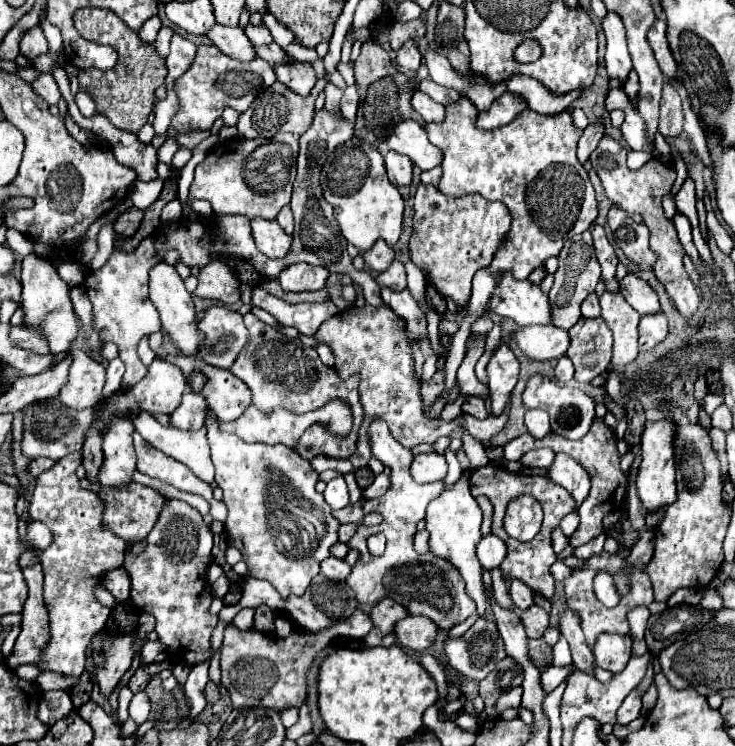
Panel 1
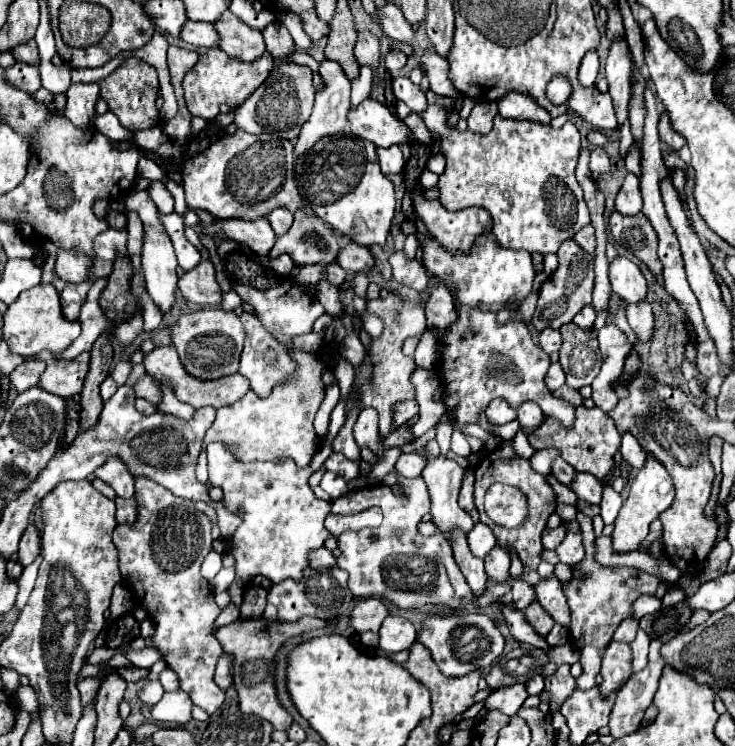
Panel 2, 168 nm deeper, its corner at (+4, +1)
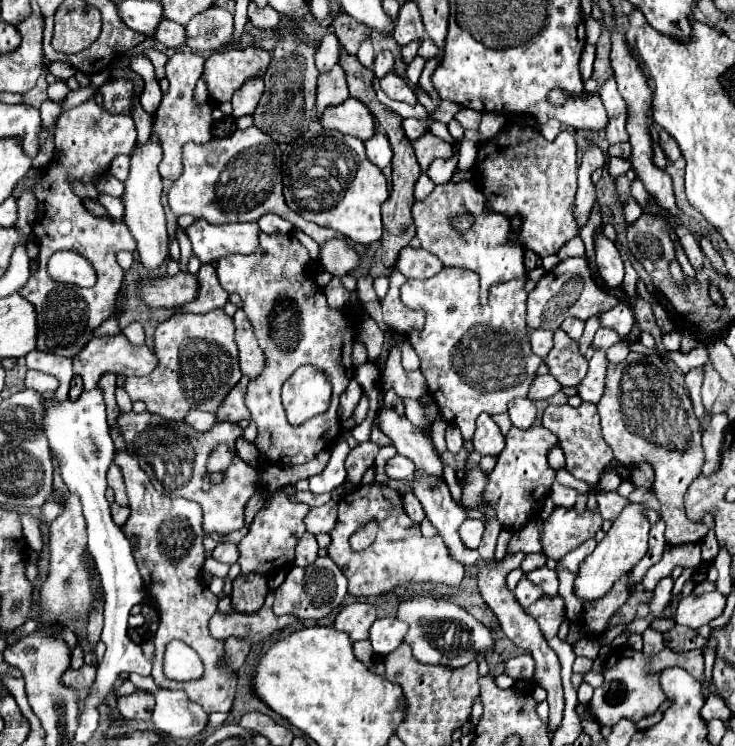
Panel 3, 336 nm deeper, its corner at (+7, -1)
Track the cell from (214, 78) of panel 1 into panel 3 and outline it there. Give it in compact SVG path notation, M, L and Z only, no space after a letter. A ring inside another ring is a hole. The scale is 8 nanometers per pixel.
M243 47L243 49L225 49L215 51L205 61L203 79L209 87L209 97L227 103L233 93L255 75L263 75L271 55L259 47Z

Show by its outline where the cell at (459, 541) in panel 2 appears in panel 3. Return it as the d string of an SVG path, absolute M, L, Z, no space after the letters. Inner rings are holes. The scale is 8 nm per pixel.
M413 475L411 493L419 499L427 519L445 539L451 555L463 565L473 565L479 559L479 553L467 549L457 533L459 525L467 519L467 513L457 501L453 501L445 479L443 483L435 483L435 479L427 479L427 475Z

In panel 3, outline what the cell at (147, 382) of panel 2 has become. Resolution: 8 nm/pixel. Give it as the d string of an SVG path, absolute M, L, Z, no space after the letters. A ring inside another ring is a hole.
M215 309L205 315L177 313L163 321L155 331L157 367L145 377L127 377L125 389L133 401L143 401L149 413L165 419L185 419L191 409L215 413L227 391L241 379L239 355L235 345L233 319Z

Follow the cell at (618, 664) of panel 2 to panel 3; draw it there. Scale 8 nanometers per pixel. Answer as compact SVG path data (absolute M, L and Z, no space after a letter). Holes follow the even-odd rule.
M619 647L619 649L613 649L609 659L605 661L605 667L603 667L605 683L595 689L595 693L589 701L589 709L591 709L593 717L597 719L597 723L601 727L613 727L619 719L639 721L647 715L653 715L661 707L661 703L667 699L663 689L659 687L659 675L667 667L689 667L689 673L701 683L703 697L705 699L709 697L705 673L703 673L705 667L703 667L703 651L701 649L693 649L687 653L673 653L669 649L663 649L657 655L647 657L647 655L643 655L643 651Z

